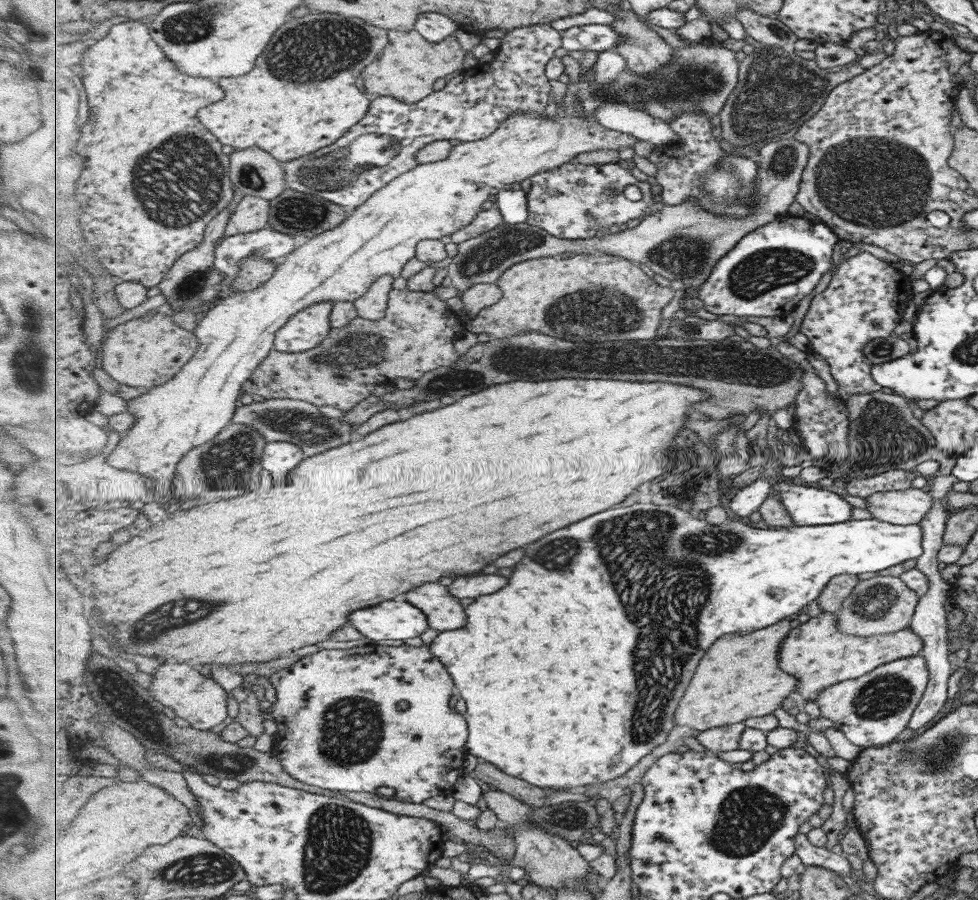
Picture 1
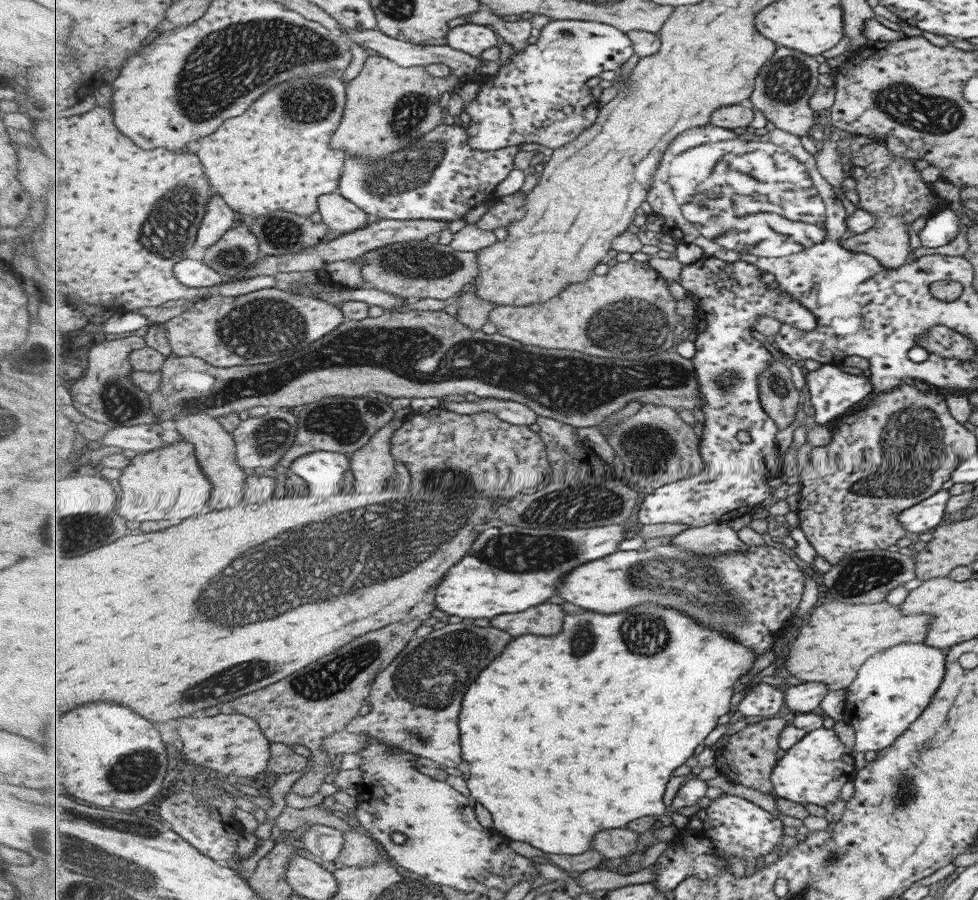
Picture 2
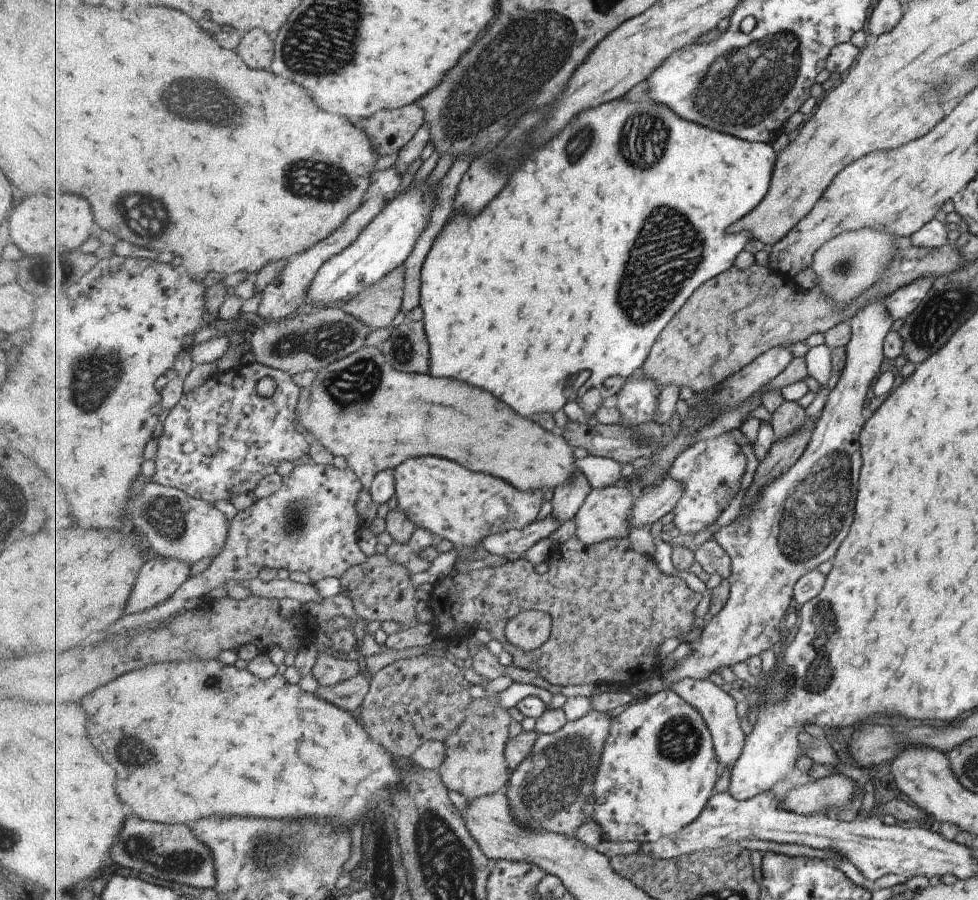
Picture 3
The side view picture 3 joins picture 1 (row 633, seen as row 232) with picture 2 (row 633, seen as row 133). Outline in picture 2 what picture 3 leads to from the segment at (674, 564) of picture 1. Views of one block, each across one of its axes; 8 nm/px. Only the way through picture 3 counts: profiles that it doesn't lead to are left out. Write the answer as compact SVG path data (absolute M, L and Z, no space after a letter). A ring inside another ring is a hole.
M643 606L633 608L633 612L621 614L599 614L593 610L585 610L582 614L567 614L565 628L559 636L523 635L515 638L511 648L503 652L503 658L497 660L481 674L481 680L469 688L469 696L465 696L465 708L461 712L461 744L463 744L463 760L471 768L471 778L467 786L471 796L481 802L495 820L495 828L511 841L524 842L547 854L583 854L594 849L595 832L609 831L609 828L627 827L635 820L645 816L670 813L665 804L667 784L673 778L673 772L687 763L695 754L695 750L707 740L707 736L717 728L720 718L727 714L736 714L731 698L735 694L737 680L747 674L757 657L755 650L741 646L731 634L713 632L705 626L695 624L693 618L667 608Z

